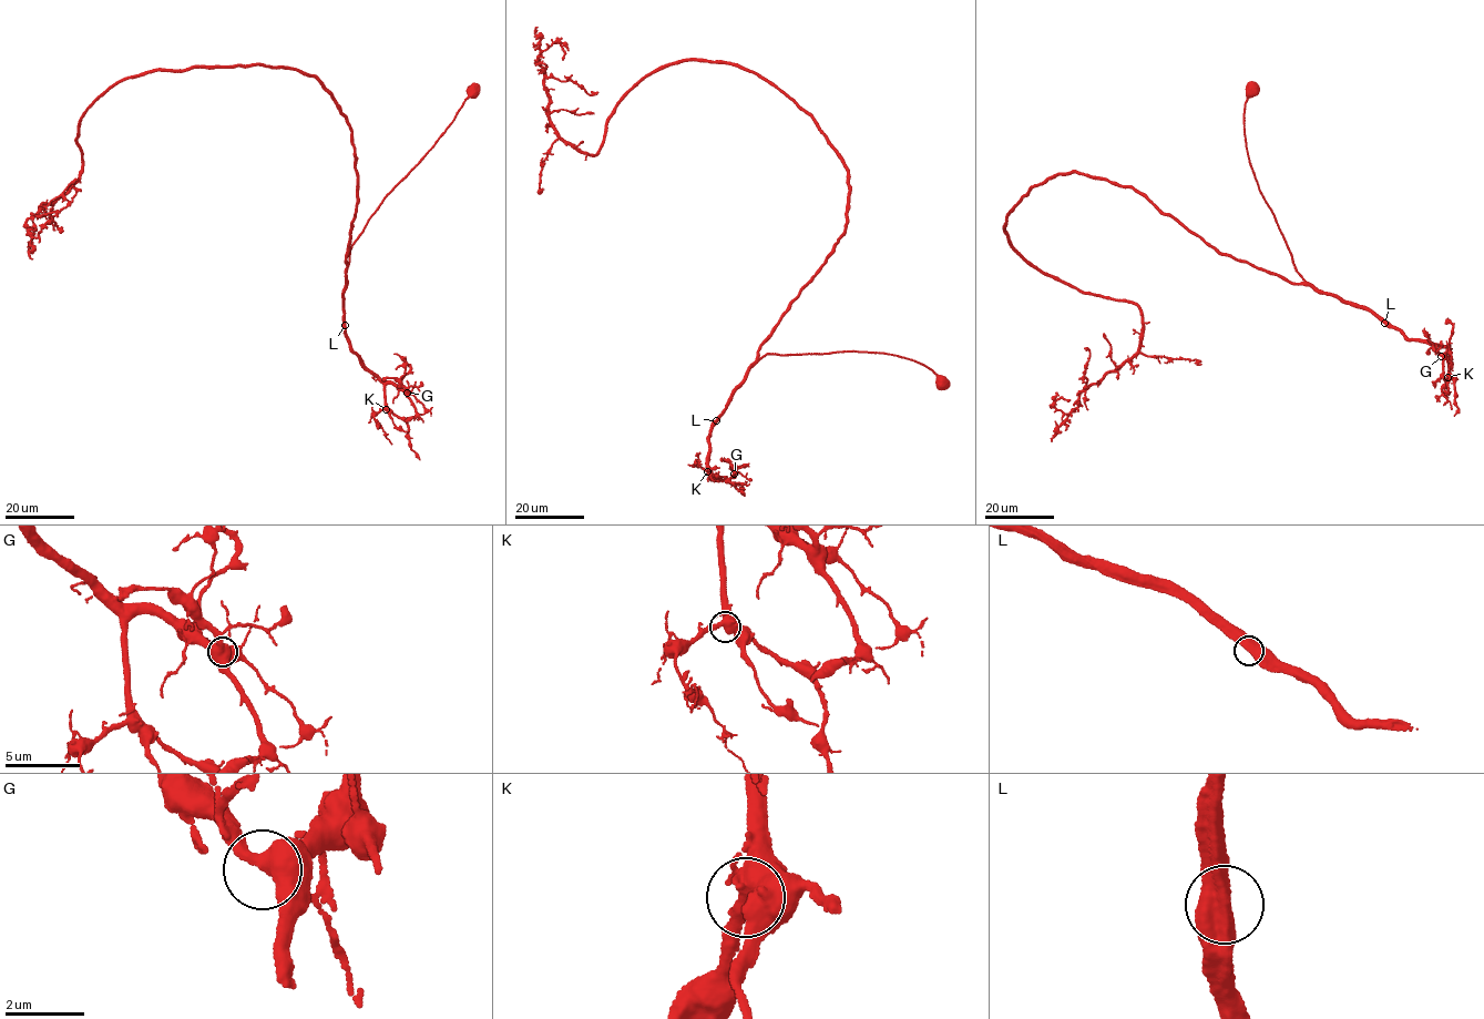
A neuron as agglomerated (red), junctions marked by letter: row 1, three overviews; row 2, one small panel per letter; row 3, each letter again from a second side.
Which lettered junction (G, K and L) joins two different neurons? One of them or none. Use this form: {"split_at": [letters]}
{"split_at": []}

